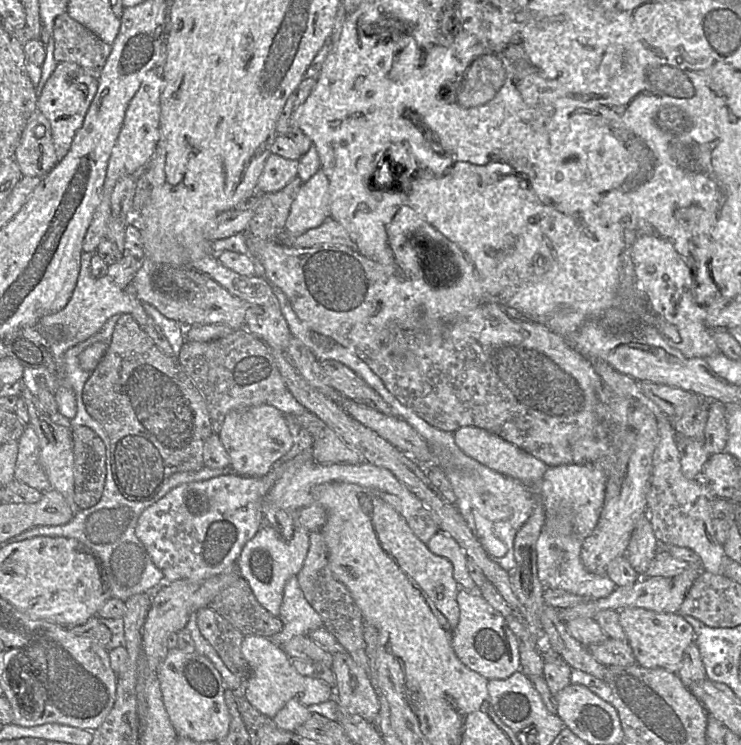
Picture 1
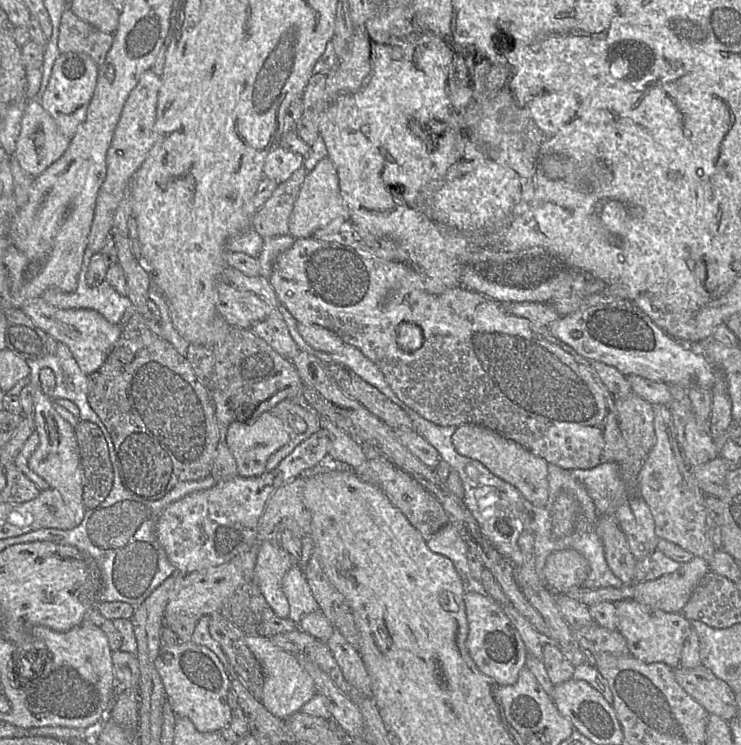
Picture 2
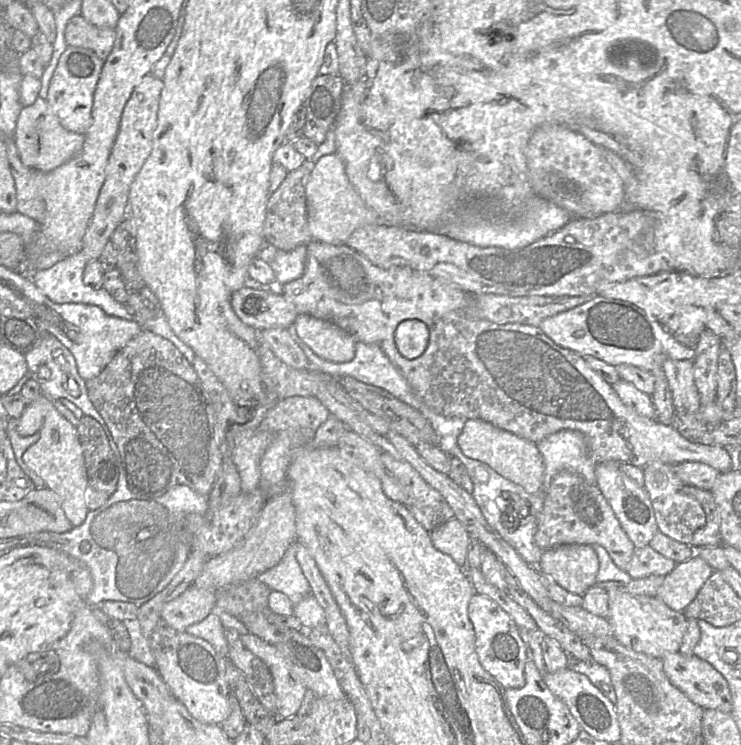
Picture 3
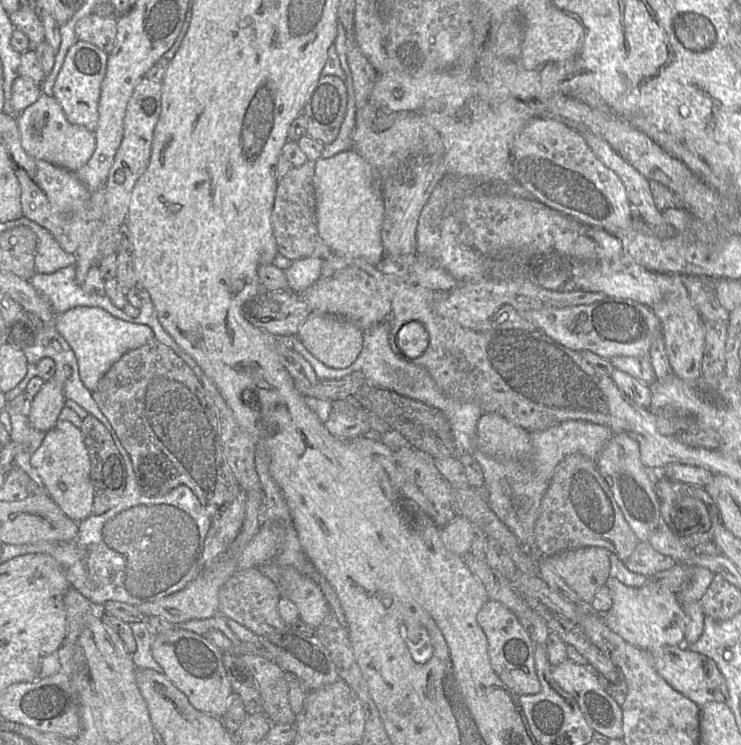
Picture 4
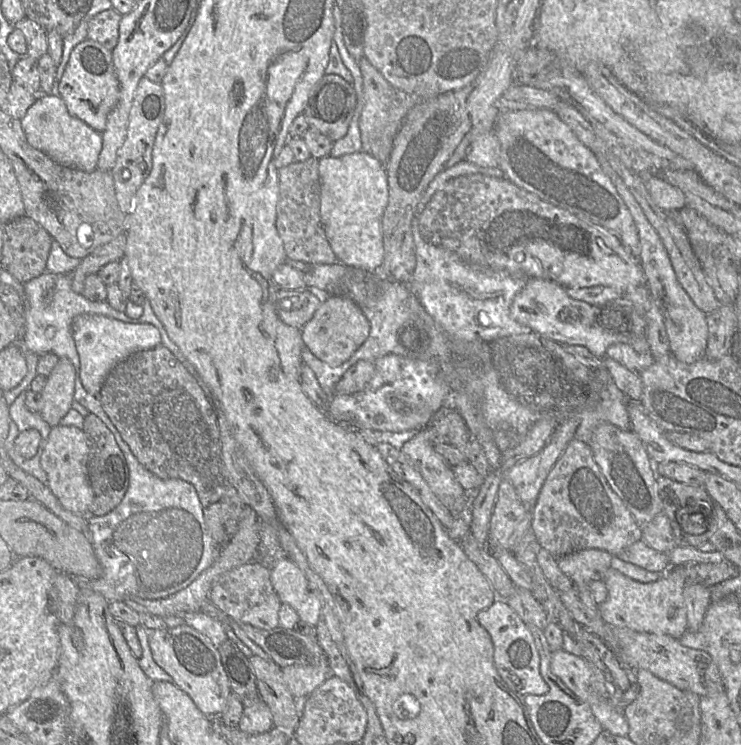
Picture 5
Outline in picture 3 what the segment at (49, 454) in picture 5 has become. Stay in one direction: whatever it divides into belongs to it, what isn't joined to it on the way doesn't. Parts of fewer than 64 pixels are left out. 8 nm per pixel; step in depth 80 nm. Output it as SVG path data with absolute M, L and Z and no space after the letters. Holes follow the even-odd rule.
M53 406L47 412L38 442L24 454L23 460L27 467L42 478L46 487L59 498L62 509L73 527L81 525L89 512L86 504L88 485L85 460L78 438L77 429Z

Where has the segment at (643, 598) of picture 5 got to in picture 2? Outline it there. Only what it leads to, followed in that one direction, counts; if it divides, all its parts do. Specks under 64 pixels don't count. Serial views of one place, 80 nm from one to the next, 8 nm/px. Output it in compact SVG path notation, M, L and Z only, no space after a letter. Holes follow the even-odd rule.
M635 600L612 603L615 604L617 631L624 637L629 654L646 664L662 662L673 670L680 666L683 643L692 628L688 619L680 613L664 612Z

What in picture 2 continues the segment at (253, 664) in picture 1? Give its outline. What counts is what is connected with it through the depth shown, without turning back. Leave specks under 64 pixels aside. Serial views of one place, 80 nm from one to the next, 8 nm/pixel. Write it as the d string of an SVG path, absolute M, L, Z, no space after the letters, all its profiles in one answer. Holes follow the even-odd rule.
M246 635L245 642L261 665L265 682L260 701L275 717L286 721L316 694L312 677L298 663L295 655L276 646L269 637Z

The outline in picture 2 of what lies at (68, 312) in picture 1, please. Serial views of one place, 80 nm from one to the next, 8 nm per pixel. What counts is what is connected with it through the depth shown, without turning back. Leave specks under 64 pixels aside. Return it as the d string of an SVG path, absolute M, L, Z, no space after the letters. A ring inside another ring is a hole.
M86 248L75 291L65 293L56 288L48 288L41 297L60 309L95 310L110 323L123 326L133 315L131 301L127 295L120 295L105 280L95 287L87 284L86 275L93 255Z

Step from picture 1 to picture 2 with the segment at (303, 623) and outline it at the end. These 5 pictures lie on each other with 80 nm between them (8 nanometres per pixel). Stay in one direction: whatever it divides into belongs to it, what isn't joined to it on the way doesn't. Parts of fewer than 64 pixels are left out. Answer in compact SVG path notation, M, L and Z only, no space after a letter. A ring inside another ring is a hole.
M298 565L290 568L285 574L282 579L282 589L289 602L290 612L288 618L297 625L307 614L320 610L303 571Z

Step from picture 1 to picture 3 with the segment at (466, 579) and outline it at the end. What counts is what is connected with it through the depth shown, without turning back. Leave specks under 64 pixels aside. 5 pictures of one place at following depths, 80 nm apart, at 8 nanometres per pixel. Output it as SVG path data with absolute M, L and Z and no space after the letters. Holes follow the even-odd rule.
M453 518L433 530L430 536L435 549L450 556L468 576L468 546L471 536L462 523Z

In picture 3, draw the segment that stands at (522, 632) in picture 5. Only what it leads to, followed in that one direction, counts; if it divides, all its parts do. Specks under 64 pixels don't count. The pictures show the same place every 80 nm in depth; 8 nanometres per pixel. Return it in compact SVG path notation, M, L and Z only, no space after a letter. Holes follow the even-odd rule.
M474 594L468 605L468 617L475 632L475 649L481 666L503 688L519 689L525 685L526 647L513 619L492 599Z

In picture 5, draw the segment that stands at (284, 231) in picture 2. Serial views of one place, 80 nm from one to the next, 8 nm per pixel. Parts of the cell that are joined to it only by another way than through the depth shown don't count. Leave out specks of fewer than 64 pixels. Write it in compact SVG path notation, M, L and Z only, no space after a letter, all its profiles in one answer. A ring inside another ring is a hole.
M311 157L304 162L294 160L291 164L279 169L279 197L276 207L275 225L283 242L287 261L299 261L309 266L339 263L322 228L320 218L320 200L321 190L318 159Z

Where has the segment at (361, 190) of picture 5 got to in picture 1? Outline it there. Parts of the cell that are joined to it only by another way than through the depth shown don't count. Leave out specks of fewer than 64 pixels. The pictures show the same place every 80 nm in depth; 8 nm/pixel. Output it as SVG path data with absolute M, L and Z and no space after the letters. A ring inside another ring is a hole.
M319 169L303 183L285 223L287 236L299 236L324 223L329 214L329 180Z

